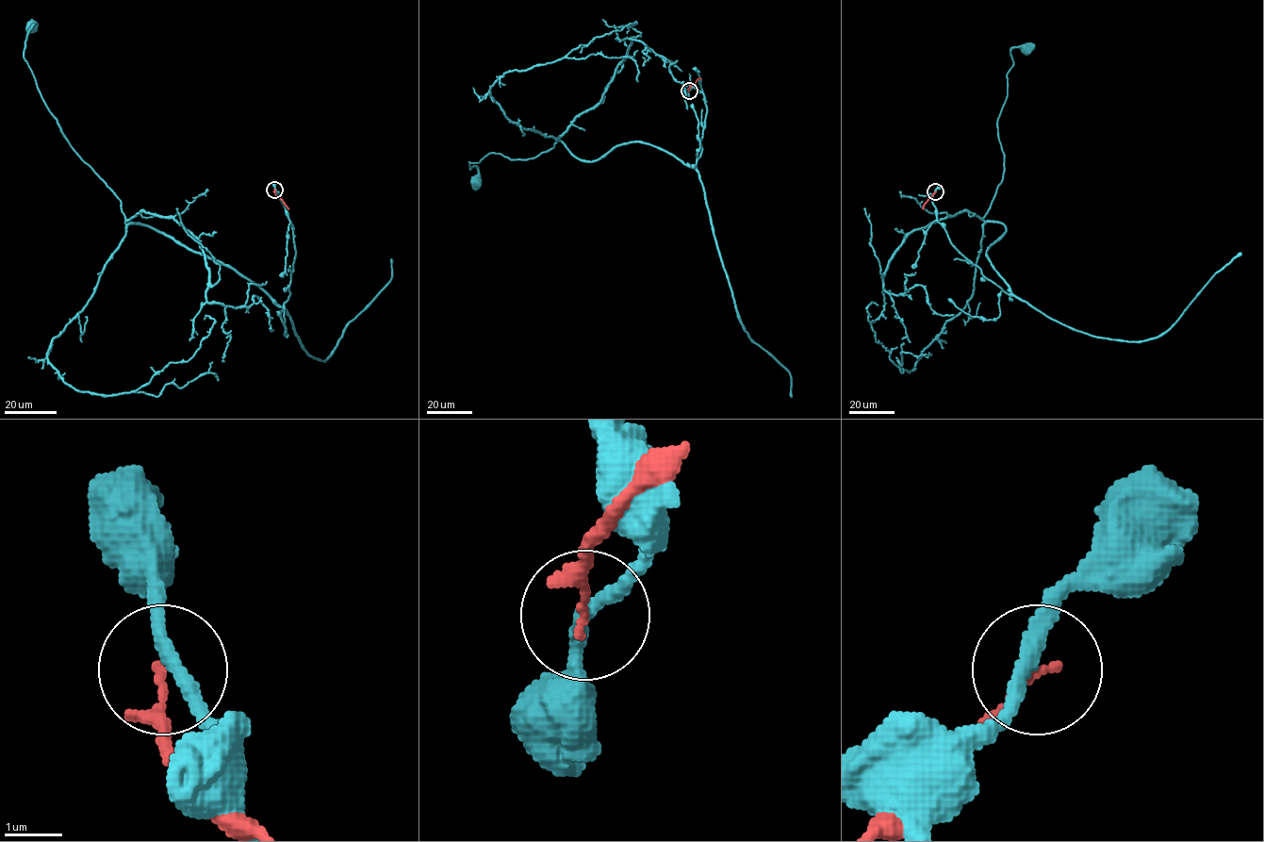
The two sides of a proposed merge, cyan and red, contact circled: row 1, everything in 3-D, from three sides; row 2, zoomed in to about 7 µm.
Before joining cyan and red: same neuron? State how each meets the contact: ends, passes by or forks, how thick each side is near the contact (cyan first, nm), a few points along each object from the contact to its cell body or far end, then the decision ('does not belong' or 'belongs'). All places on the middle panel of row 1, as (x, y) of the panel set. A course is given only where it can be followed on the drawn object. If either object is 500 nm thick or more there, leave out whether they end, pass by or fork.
cyan passes by; red passes by; 260 nm thick on the cyan side, 100 nm on the other; cyan runs (689, 90), (707, 113), (694, 167), (638, 141), (582, 161), (558, 138), (533, 157), (469, 162), (475, 181); red runs (689, 90), (700, 78); does not belong

